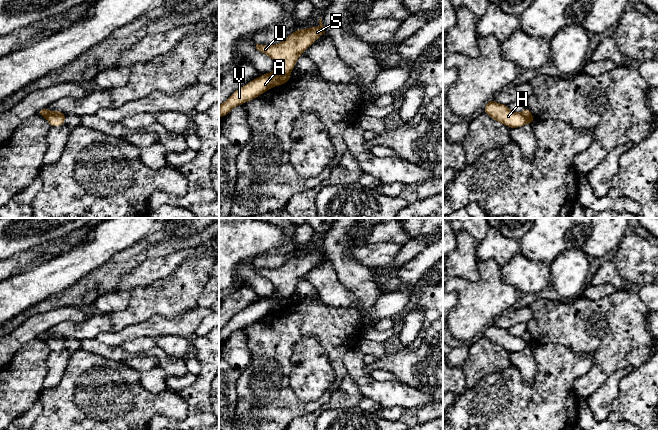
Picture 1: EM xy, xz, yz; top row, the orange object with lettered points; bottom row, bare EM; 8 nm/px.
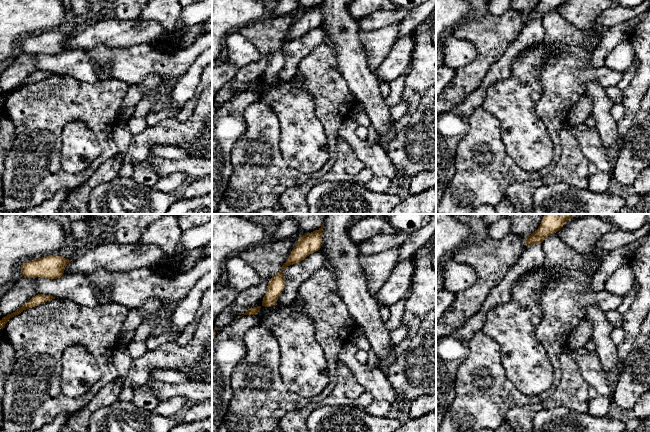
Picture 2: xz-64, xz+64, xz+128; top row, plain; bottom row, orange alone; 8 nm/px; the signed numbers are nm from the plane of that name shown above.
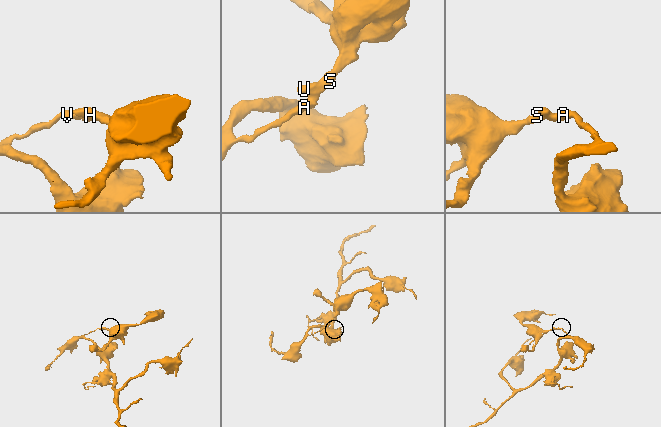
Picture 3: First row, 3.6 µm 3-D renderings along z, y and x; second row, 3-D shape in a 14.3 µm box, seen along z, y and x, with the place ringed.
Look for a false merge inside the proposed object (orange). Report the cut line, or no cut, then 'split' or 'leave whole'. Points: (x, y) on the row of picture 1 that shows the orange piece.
cut in xz along (289, 73), (281, 75), (273, 85); split

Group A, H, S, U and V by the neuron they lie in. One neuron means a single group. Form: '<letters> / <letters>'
A V / H S U

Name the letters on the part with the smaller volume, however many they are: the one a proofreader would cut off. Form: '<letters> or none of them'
H, S, U

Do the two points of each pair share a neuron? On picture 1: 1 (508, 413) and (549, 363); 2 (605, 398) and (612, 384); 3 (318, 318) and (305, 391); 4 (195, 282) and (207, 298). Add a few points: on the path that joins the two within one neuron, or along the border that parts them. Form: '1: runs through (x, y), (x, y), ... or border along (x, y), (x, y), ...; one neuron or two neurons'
1: runs through (521, 402), (543, 380), (543, 376); one neuron
2: runs through (605, 395), (610, 387); one neuron
3: border along (292, 345), (302, 337), (315, 337), (328, 356); two neurons
4: border along (208, 279), (198, 298), (197, 305); two neurons

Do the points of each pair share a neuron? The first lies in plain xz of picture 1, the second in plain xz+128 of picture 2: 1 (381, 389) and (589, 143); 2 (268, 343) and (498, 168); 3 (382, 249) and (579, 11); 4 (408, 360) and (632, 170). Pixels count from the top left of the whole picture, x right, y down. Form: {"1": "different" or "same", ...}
{"1": "same", "2": "same", "3": "different", "4": "same"}

